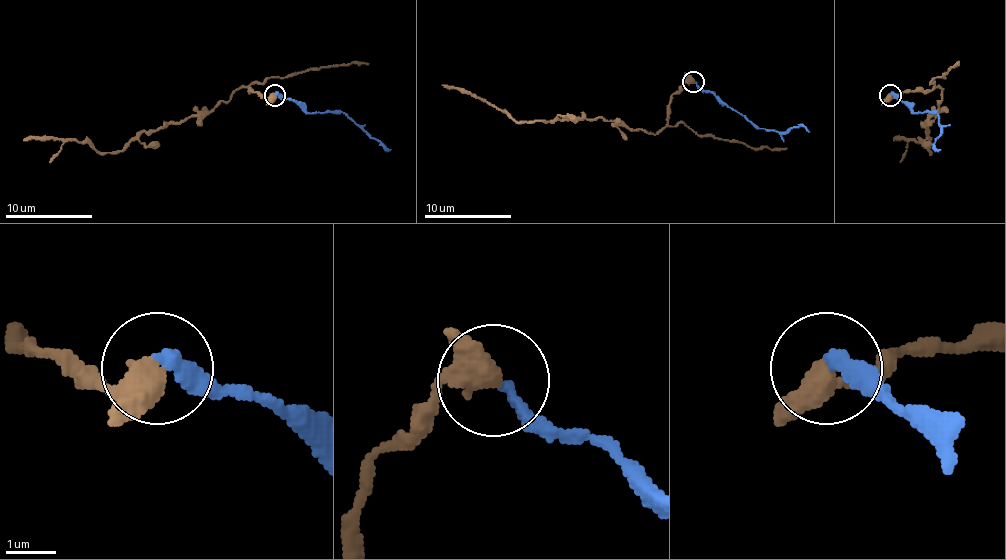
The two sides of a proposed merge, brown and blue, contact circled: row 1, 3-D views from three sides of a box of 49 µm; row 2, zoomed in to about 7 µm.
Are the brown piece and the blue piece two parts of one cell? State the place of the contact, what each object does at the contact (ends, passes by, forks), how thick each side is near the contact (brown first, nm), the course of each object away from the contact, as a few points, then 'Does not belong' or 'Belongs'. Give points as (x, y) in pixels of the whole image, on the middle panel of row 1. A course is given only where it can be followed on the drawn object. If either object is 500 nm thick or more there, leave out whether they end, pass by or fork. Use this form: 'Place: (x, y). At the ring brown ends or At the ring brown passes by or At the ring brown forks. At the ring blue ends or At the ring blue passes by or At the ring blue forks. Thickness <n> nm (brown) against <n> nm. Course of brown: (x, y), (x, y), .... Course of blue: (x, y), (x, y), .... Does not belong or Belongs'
Place: (693, 82). At the ring brown passes by. At the ring blue ends. Thickness 400 nm (brown) against 240 nm. Course of brown: (694, 81), (672, 96), (670, 118), (654, 133), (630, 131), (615, 120), (515, 120), (441, 85). Course of blue: (694, 81), (761, 129), (789, 131), (805, 127), (809, 131). Does not belong

